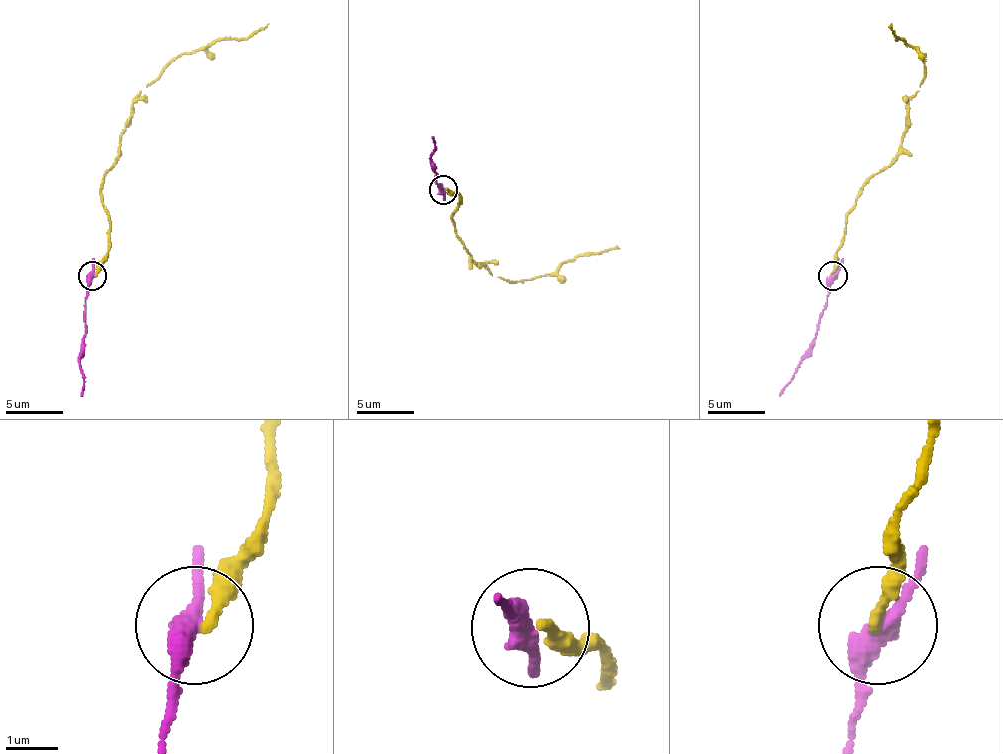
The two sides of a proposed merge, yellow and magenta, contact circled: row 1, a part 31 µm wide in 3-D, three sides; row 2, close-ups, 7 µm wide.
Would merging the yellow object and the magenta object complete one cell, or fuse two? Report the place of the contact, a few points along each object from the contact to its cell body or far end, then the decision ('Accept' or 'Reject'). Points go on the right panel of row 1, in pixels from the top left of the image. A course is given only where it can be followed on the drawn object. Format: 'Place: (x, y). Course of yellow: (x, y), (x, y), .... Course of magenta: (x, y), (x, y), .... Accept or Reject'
Place: (832, 275). Course of yellow: (832, 275), (846, 215), (858, 192), (898, 152), (906, 106), (918, 91), (923, 57), (898, 40), (892, 23). Course of magenta: (832, 275), (812, 352), (780, 395). Reject

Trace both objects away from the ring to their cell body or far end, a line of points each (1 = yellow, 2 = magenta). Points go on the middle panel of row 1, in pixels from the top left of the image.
1: (444, 189), (461, 200), (452, 212), (455, 237), (493, 275), (530, 280), (550, 275), (570, 260), (618, 249)
2: (444, 189), (435, 183), (435, 169), (430, 157), (435, 152), (432, 137)

